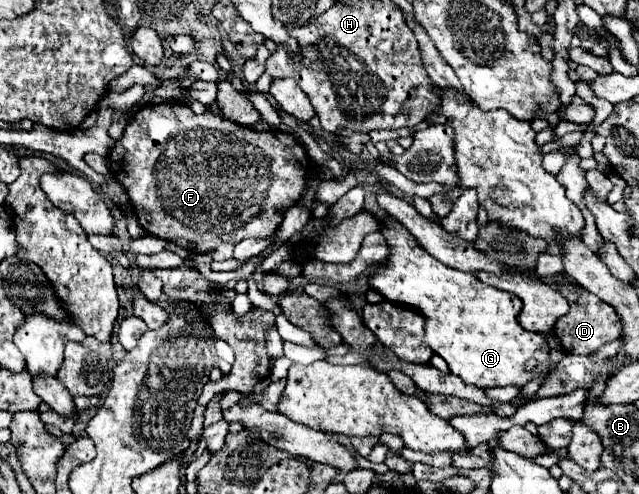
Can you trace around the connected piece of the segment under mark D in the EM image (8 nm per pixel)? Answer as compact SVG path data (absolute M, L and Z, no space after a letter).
M560 289L560 291L570 303L570 311L556 321L554 333L560 337L562 347L568 353L592 355L604 343L614 341L614 339L618 339L622 335L622 321L618 319L618 313L616 313L616 309L612 305L606 305L600 297L594 297L594 293L586 293L584 289L578 289L574 293L570 293L566 289Z

